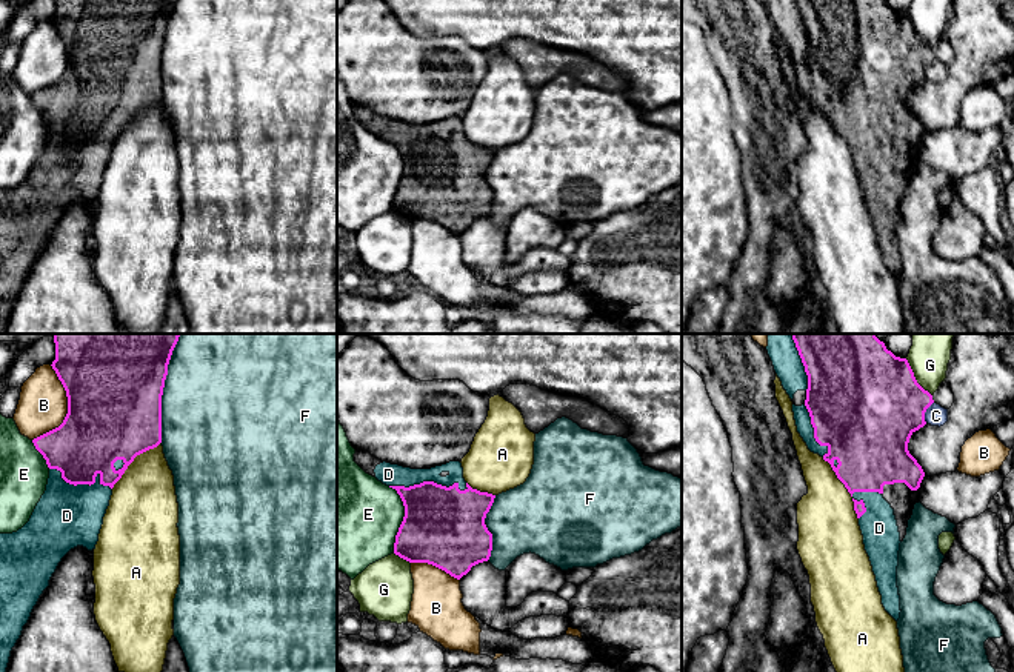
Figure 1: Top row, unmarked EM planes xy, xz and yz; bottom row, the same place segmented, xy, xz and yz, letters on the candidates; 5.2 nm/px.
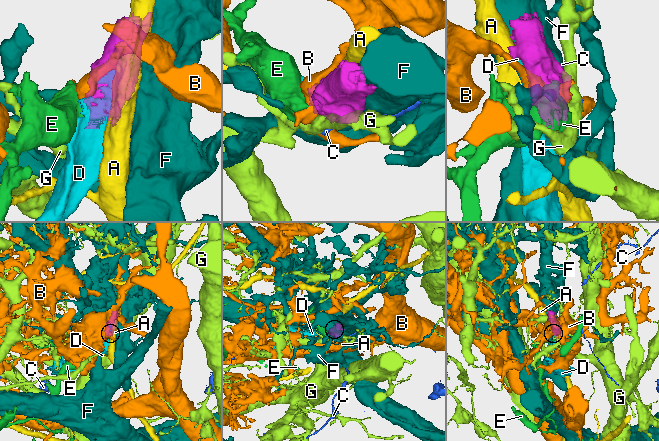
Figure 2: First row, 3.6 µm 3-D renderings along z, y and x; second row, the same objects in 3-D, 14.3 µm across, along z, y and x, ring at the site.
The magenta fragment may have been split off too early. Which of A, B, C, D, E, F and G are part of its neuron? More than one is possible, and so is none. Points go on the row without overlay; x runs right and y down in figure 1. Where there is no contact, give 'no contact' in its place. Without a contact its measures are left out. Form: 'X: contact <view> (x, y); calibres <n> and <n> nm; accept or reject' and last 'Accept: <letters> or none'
A: contact yz (845, 142); calibres 380 and 320 nm; reject
B: contact xy (68, 63); calibres 500 and 260 nm; reject
C: contact yz (925, 66); calibres 460 and 110 nm; reject
D: contact xz (430, 137); calibres 420 and 110 nm; accept
E: contact xz (403, 174); calibres 420 and 460 nm; reject
F: contact xy (162, 49); calibres 500 and 500 nm; reject
G: contact yz (914, 33); calibres 500 and 190 nm; reject
Accept: D

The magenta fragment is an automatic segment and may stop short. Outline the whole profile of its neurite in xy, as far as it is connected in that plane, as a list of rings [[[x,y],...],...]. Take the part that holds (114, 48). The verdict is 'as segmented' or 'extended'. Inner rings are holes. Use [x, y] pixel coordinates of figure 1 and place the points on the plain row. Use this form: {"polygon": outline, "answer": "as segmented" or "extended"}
{"polygon": [[[55,0],[52,25],[68,52],[63,78],[34,94],[49,123],[46,146],[29,177],[12,189],[0,189],[0,334],[11,306],[62,214],[74,203],[95,205],[114,140],[134,114],[162,98],[162,51],[175,0]]], "answer": "extended"}

